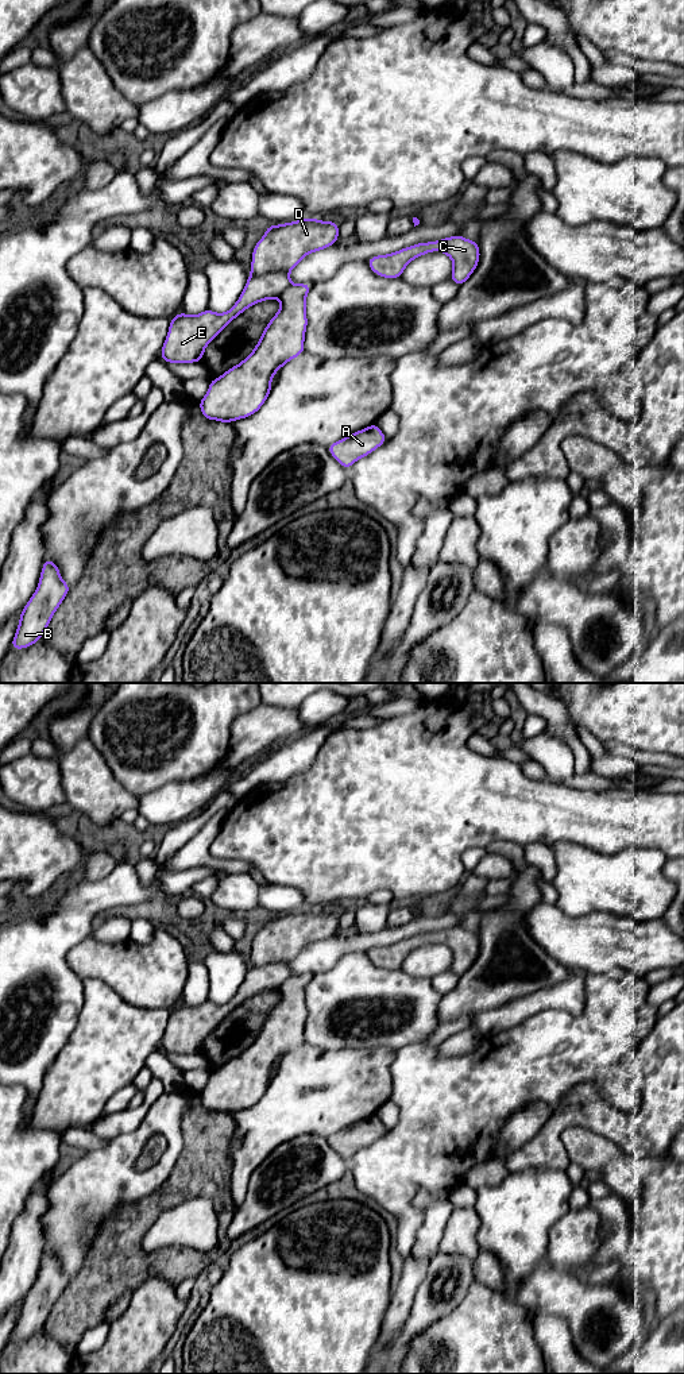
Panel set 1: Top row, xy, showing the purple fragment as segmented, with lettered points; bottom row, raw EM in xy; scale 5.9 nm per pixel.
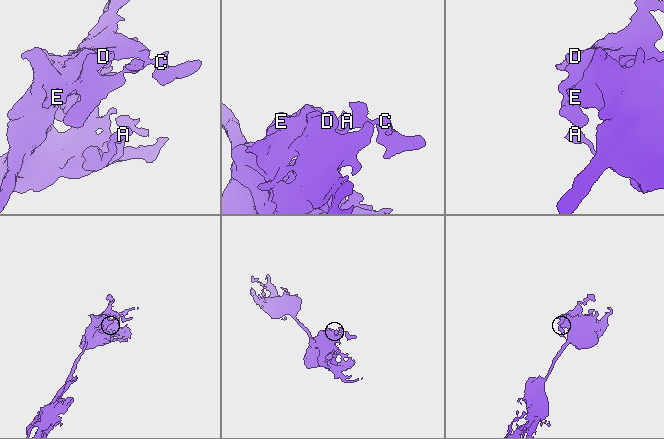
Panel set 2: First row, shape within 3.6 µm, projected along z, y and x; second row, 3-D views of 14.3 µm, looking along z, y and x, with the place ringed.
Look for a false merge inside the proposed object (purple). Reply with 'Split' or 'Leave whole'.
Leave whole

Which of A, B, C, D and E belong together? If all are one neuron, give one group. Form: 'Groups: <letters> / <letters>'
Groups: A B C D E

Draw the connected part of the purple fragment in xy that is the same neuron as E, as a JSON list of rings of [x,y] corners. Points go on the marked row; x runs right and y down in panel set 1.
[[[301,219],[291,223],[267,225],[262,239],[252,250],[252,262],[244,290],[235,305],[225,313],[210,309],[198,314],[179,312],[170,320],[169,332],[161,350],[166,363],[202,362],[206,346],[239,314],[264,300],[281,301],[281,308],[266,325],[254,351],[239,364],[227,370],[216,379],[210,379],[205,397],[198,402],[206,420],[232,422],[256,413],[266,402],[273,386],[273,377],[285,363],[305,351],[304,340],[308,327],[306,296],[310,283],[293,285],[289,273],[308,255],[333,246],[339,240],[339,224],[320,219]]]

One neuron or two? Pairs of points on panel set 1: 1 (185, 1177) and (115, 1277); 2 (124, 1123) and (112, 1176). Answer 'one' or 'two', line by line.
1: one
2: two

